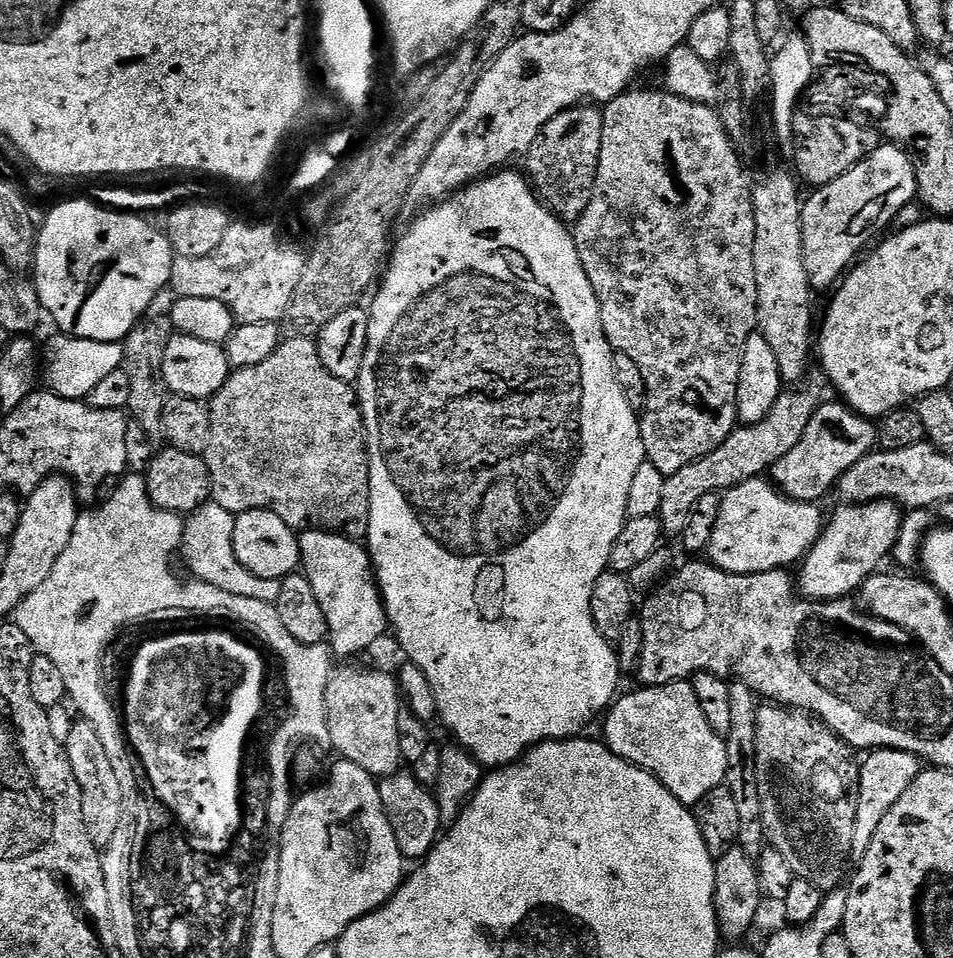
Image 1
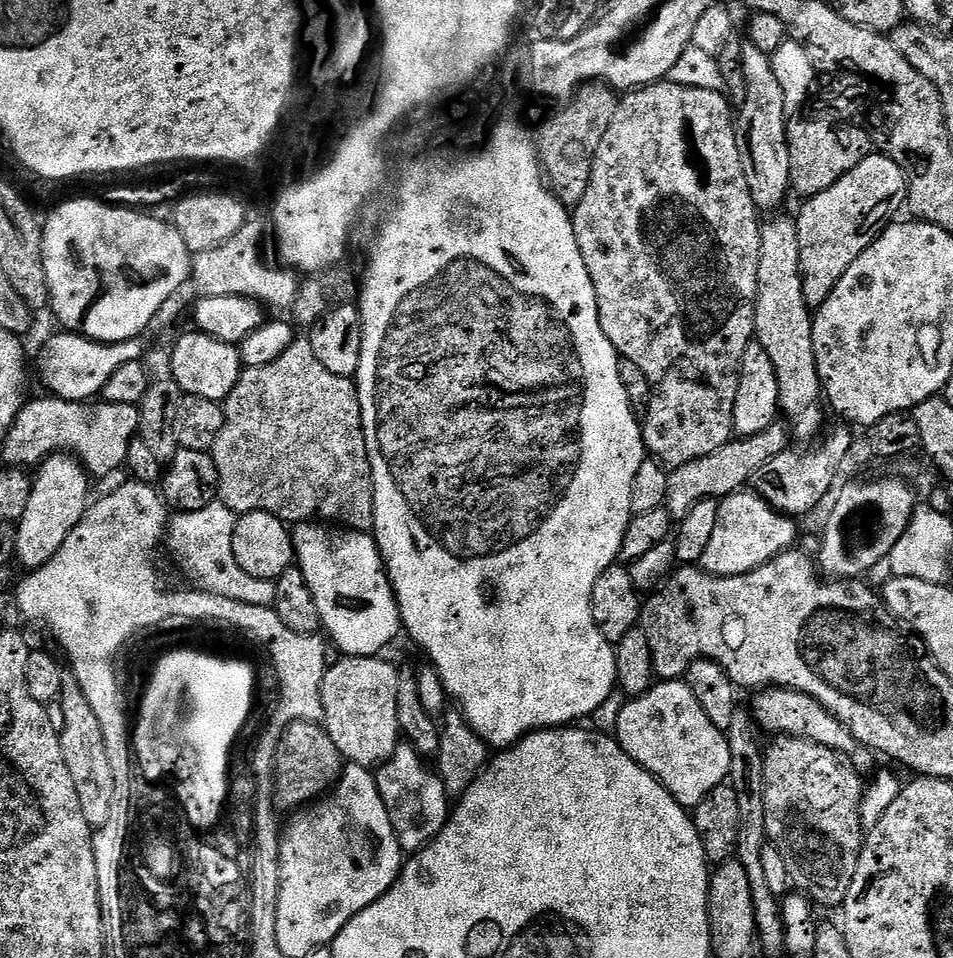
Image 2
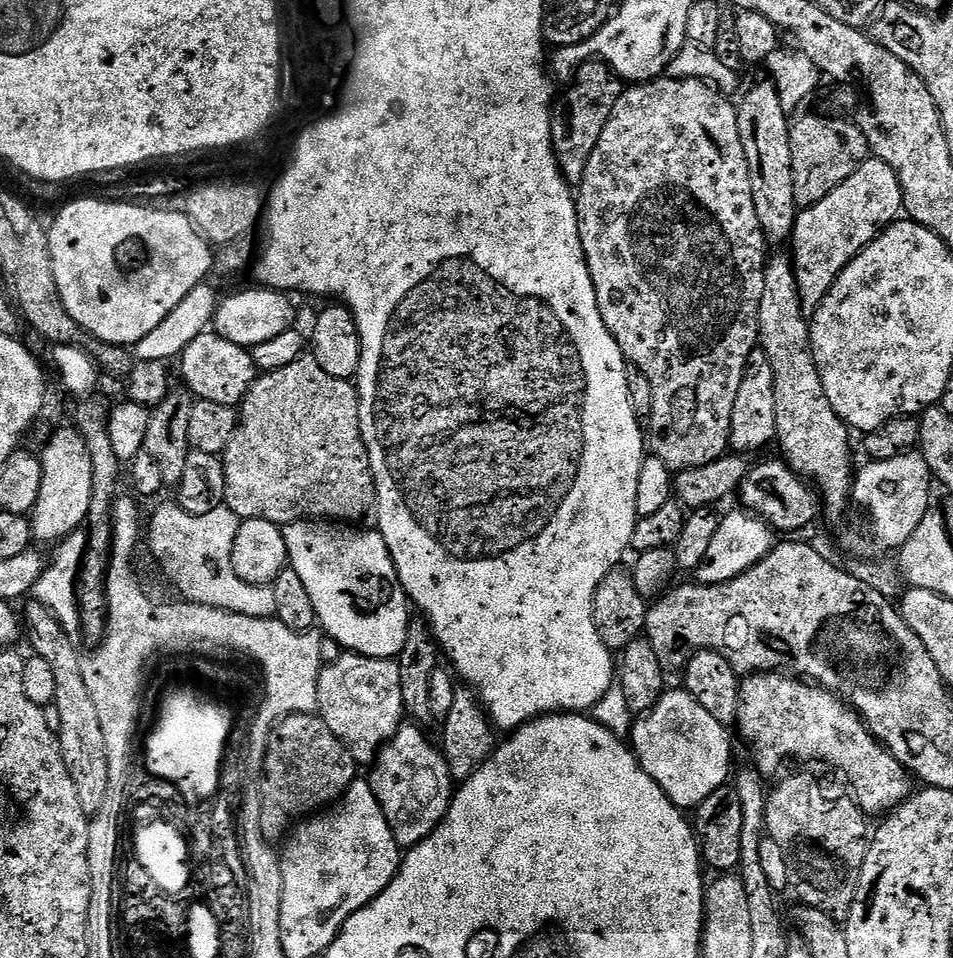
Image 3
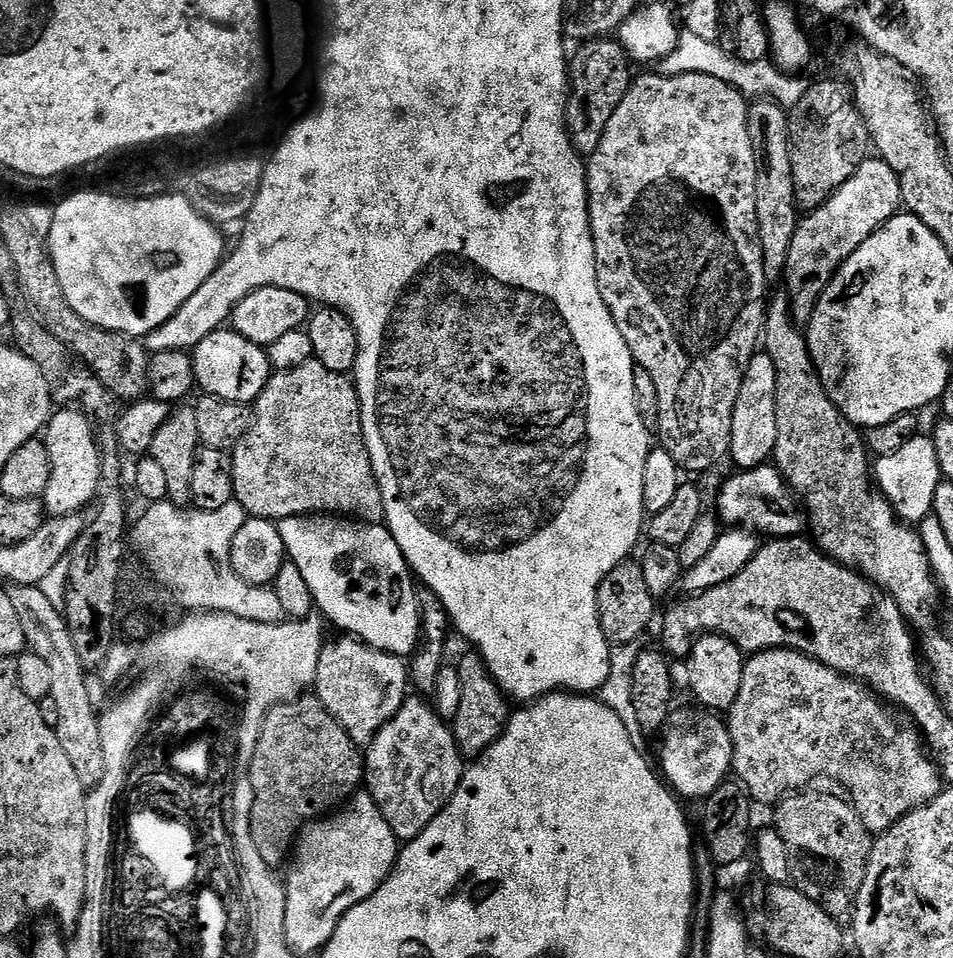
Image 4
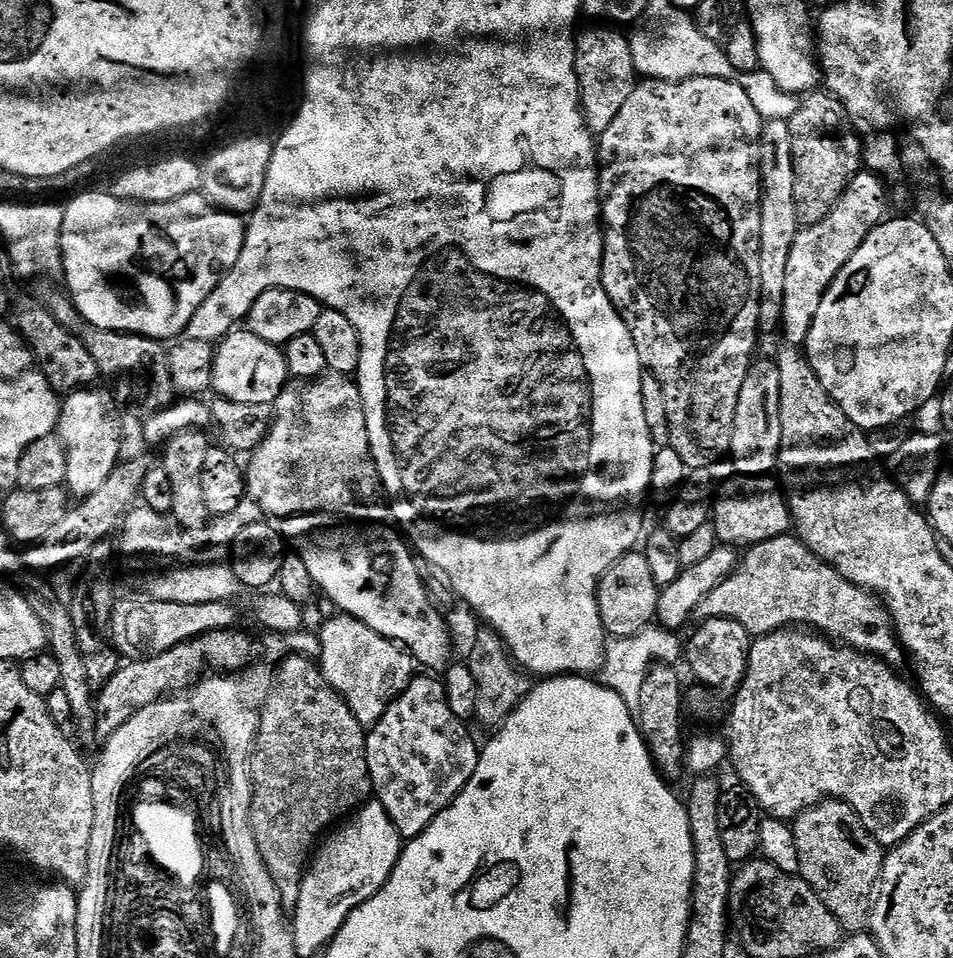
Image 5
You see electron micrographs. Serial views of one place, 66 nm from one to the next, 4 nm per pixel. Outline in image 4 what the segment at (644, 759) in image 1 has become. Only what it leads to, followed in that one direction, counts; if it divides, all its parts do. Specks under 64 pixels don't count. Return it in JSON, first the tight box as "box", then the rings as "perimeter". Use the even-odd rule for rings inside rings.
{"box":[660,711,733,801],"perimeter":[[[677,711],[662,736],[664,745],[660,748],[660,764],[664,767],[663,779],[670,785],[671,791],[685,801],[703,801],[712,796],[733,771],[732,739],[727,727],[721,721],[719,724],[715,715],[704,715],[708,716]]]}

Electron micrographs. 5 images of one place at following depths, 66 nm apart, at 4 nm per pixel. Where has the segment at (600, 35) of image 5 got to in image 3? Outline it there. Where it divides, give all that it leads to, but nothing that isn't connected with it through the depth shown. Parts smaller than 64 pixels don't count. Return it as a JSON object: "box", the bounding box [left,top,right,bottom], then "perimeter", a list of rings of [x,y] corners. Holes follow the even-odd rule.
{"box":[552,58,626,182],"perimeter":[[[593,58],[581,64],[574,73],[576,85],[568,92],[568,109],[564,113],[553,115],[552,144],[556,147],[556,160],[564,171],[564,177],[570,182],[578,182],[584,177],[586,162],[590,162],[590,154],[594,154],[594,146],[598,146],[598,138],[602,138],[602,130],[606,130],[606,122],[610,122],[610,114],[614,114],[614,106],[626,87],[625,81],[619,79],[615,72],[599,58]]]}

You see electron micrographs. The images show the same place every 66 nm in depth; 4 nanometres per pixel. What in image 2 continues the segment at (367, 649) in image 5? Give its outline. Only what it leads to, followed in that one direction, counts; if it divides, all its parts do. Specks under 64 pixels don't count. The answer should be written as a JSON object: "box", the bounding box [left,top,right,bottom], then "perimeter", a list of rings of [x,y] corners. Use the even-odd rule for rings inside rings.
{"box":[322,656,402,769],"perimeter":[[[344,656],[333,668],[332,665],[325,667],[322,678],[322,724],[328,729],[332,741],[348,764],[375,769],[394,754],[402,736],[398,722],[398,682],[397,666],[387,664],[380,656]]]}

